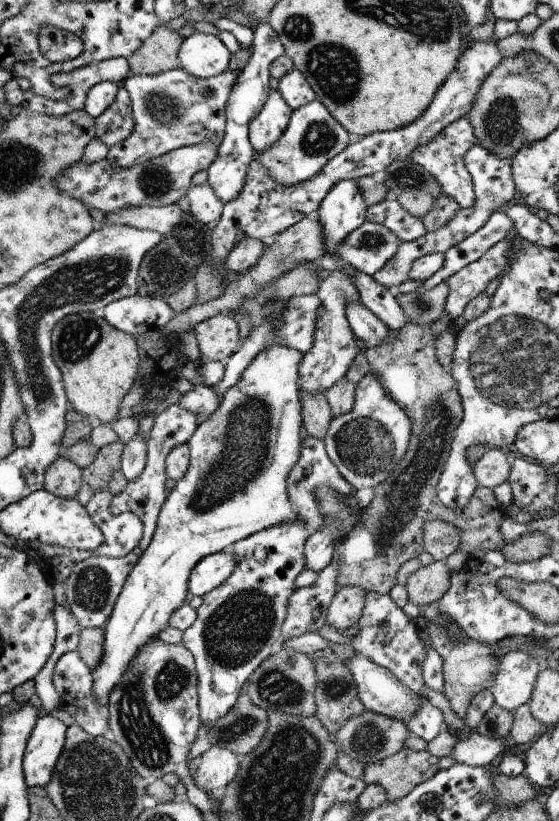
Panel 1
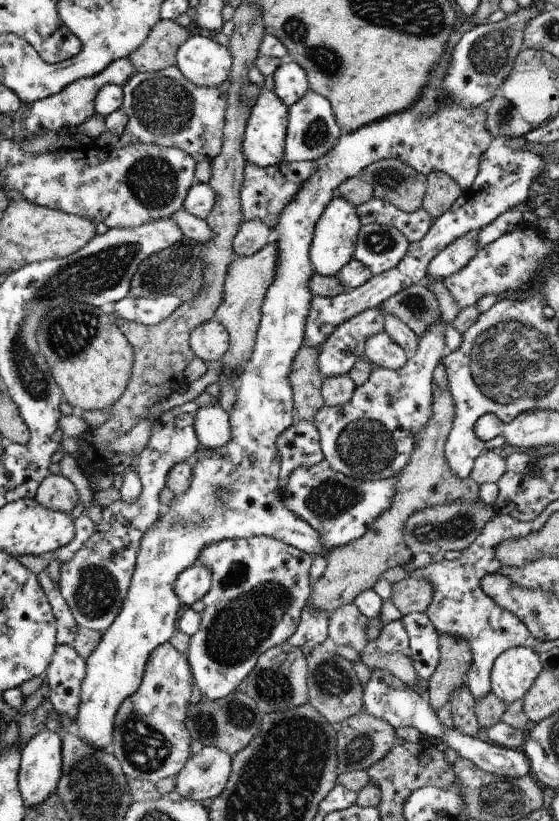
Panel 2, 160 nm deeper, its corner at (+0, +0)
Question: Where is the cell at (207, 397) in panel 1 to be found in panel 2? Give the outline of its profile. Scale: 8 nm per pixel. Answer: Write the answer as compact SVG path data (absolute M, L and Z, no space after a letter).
M219 404L200 408L195 420L199 447L204 451L218 451L231 442L233 436L230 415Z

